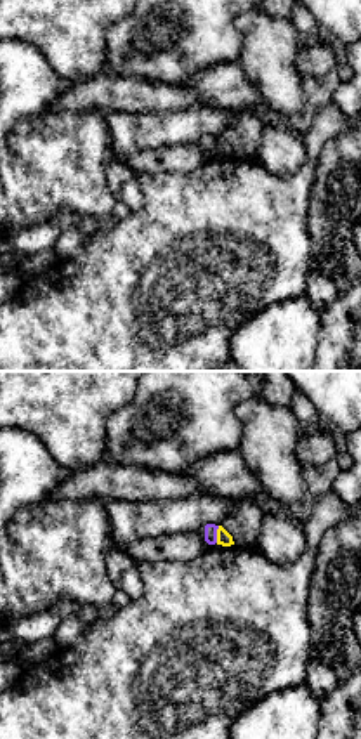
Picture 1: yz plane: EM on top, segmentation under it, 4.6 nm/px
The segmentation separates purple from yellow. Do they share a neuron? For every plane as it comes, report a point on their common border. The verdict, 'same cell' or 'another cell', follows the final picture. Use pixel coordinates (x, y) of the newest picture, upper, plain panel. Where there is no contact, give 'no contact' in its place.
meets purple at (216, 146)

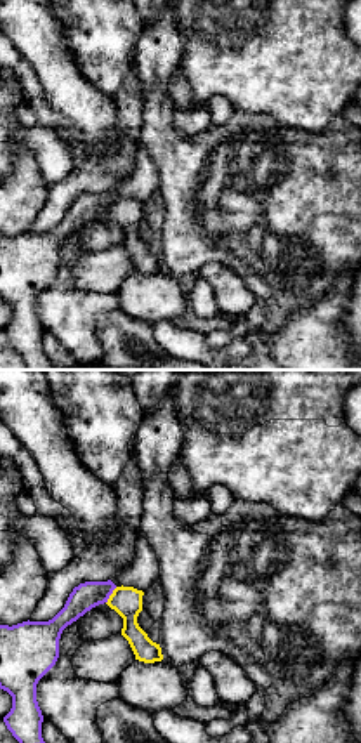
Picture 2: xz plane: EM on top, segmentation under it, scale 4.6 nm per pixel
meets purple at (110, 205)

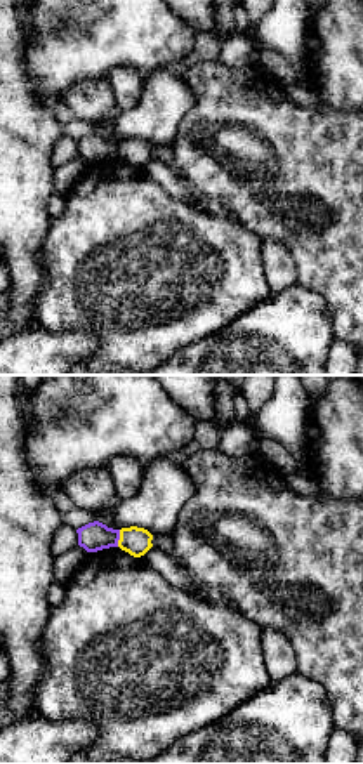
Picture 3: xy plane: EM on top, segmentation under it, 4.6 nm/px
meets purple at (118, 150)

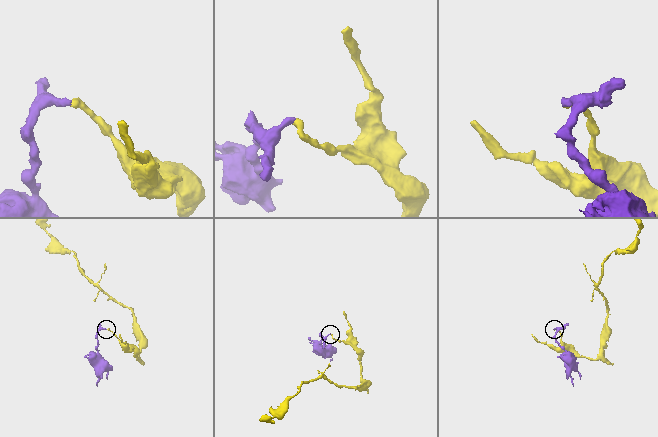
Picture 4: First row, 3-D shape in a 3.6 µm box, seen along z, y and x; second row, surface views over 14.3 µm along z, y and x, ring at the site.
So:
another cell

